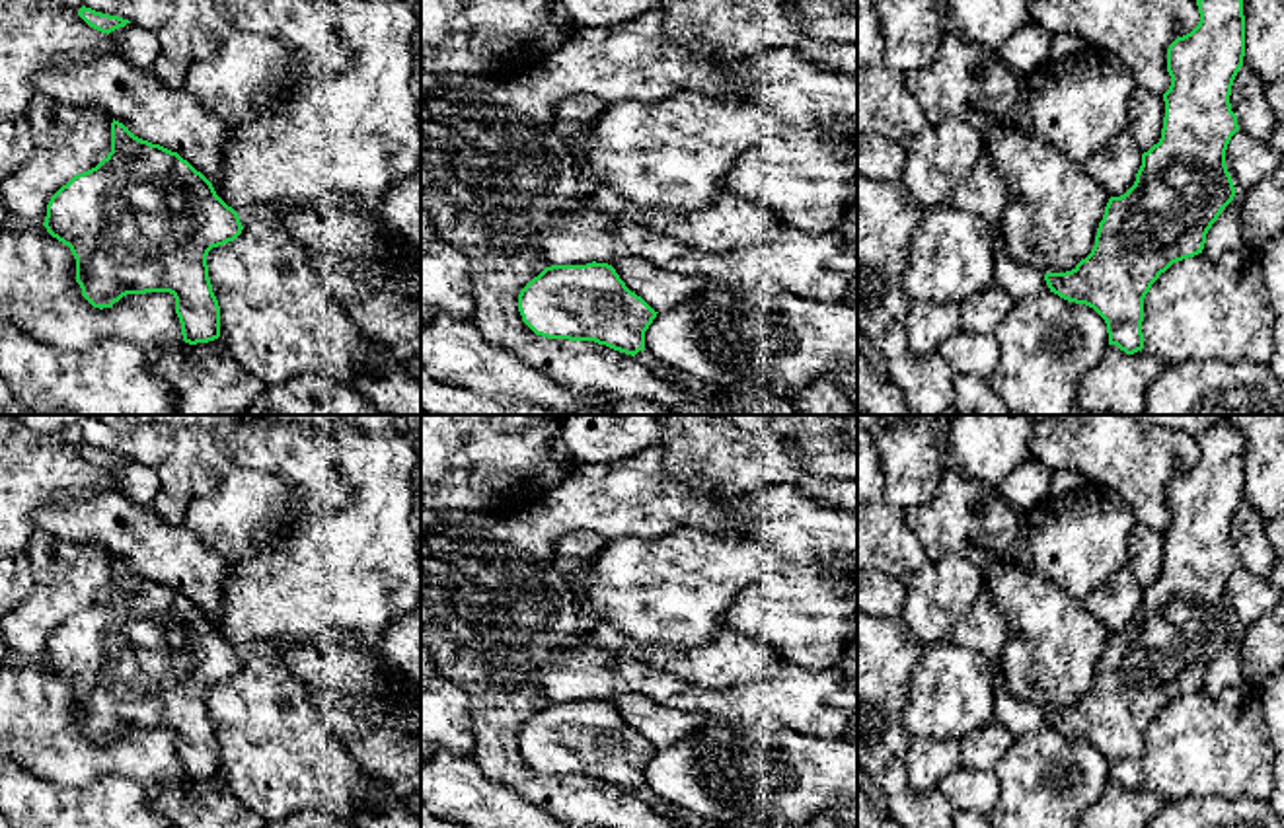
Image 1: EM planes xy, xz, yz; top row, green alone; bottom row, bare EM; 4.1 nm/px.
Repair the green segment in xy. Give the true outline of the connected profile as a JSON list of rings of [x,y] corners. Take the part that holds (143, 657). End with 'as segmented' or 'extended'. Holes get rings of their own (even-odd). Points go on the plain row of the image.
[[[113,555],[111,588],[51,633],[43,662],[70,684],[76,719],[94,744],[111,744],[127,731],[170,729],[185,779],[220,773],[220,742],[207,692],[212,684],[234,678],[244,662],[212,620],[177,588],[134,573]]]; as segmented

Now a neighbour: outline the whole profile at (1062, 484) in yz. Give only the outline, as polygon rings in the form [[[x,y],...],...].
[[[1054,471],[1050,477],[1050,495],[1064,497],[1087,487],[1091,481],[1076,471]]]

